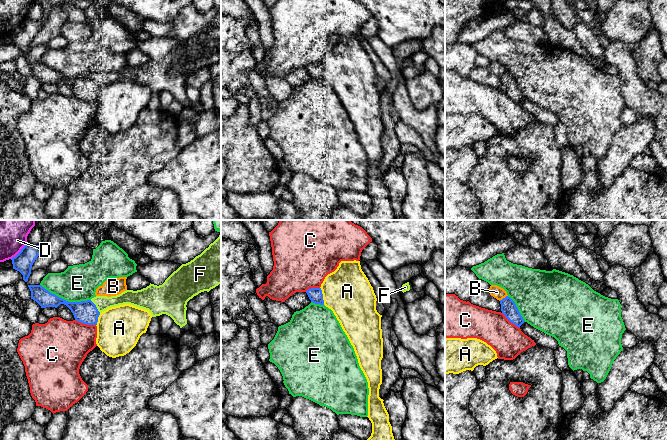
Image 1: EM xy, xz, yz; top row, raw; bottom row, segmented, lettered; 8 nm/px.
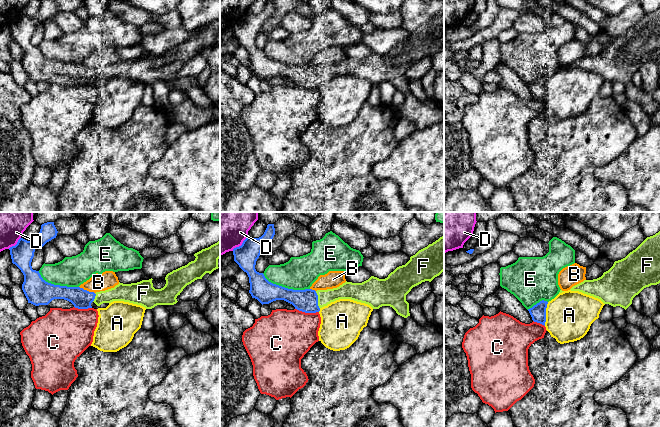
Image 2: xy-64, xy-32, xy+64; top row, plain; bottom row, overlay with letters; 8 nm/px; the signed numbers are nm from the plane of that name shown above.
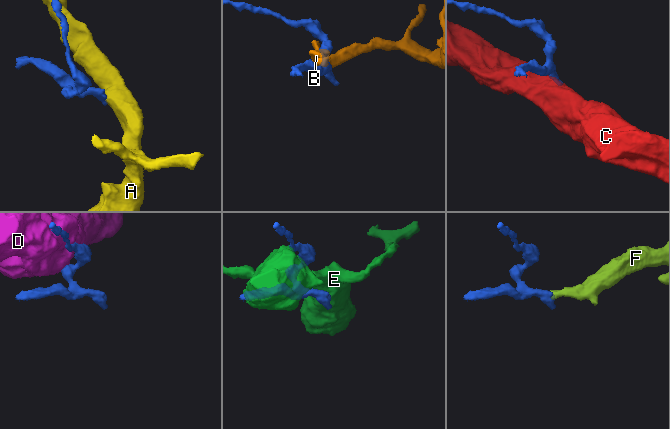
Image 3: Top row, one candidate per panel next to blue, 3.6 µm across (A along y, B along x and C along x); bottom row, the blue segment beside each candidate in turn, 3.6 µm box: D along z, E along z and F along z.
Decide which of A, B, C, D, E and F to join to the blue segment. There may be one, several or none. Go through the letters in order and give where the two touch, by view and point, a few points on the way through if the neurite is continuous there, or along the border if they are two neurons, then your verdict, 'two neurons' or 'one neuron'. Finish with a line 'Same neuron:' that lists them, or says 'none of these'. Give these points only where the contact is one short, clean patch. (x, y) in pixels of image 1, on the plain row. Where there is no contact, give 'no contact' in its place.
A: meets blue in xz at (322, 72); two neurons
B: meets blue in yz at (503, 74); two neurons
C: meets blue in xy at (85, 99); border along xy (75, 95), (83, 99), (95, 101); two neurons
D: meets blue in xy at (20, 27); two neurons
E: meets blue in xy at (65, 76); two neurons
F: meets blue in xy at (95, 82); one neuron
Same neuron: F

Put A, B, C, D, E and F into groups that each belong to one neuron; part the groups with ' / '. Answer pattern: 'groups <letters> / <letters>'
groups A / B / C / D / E / F

